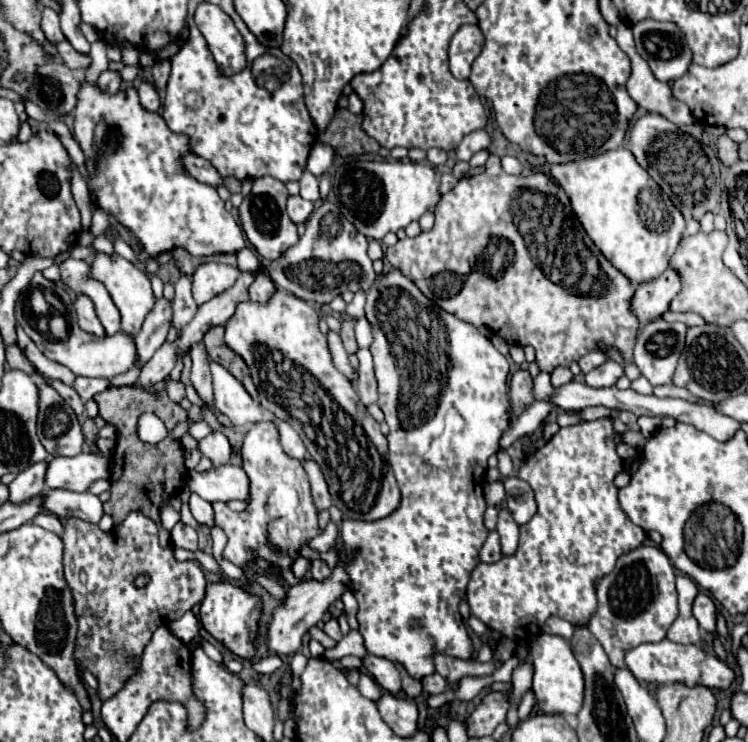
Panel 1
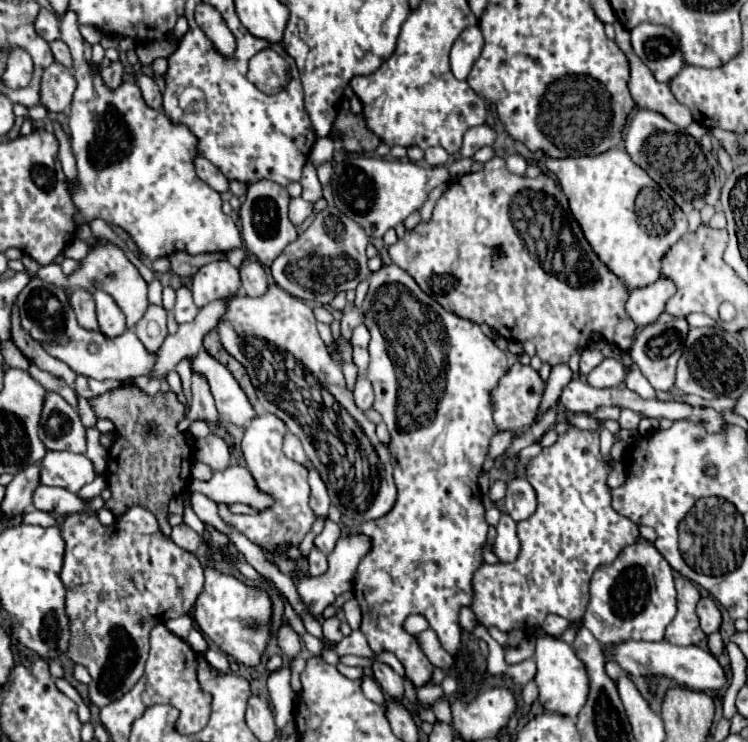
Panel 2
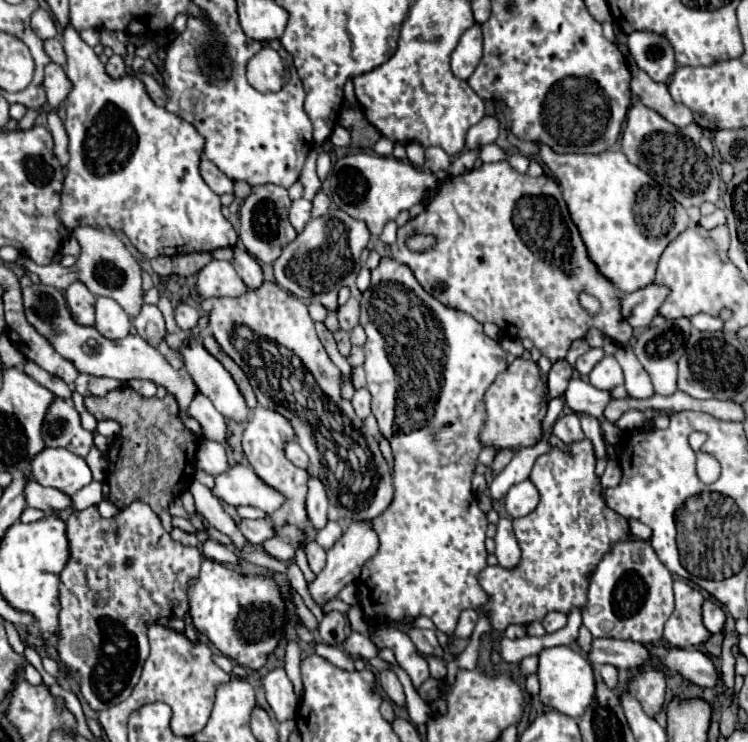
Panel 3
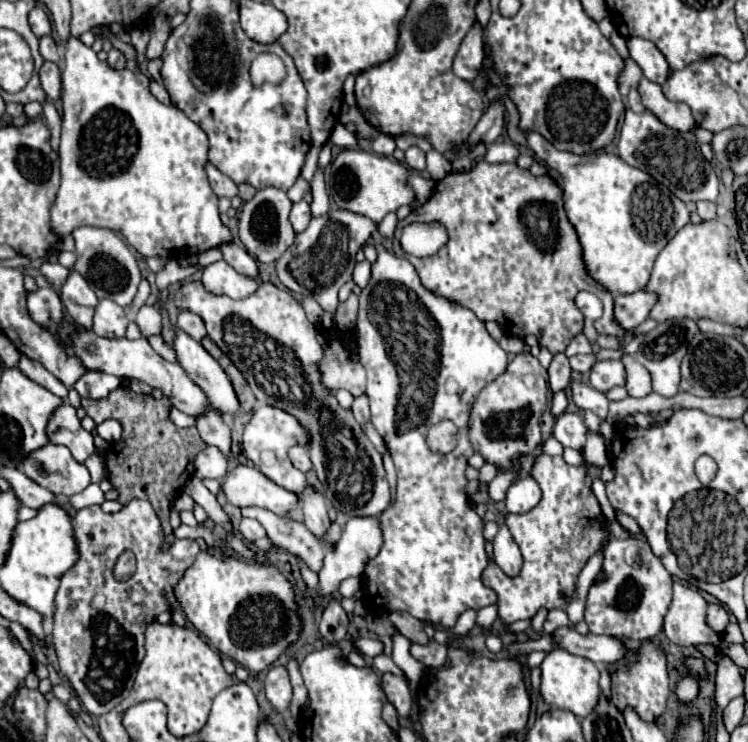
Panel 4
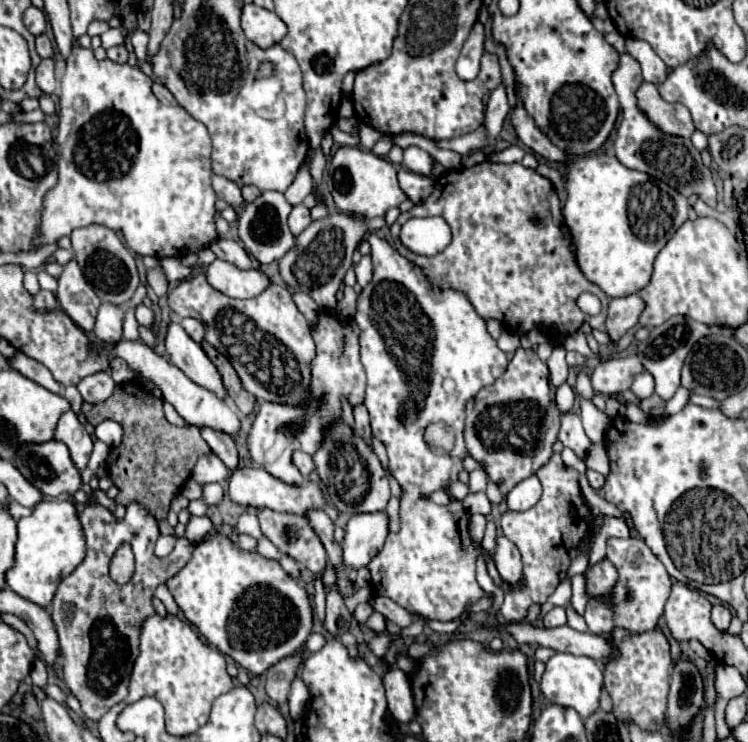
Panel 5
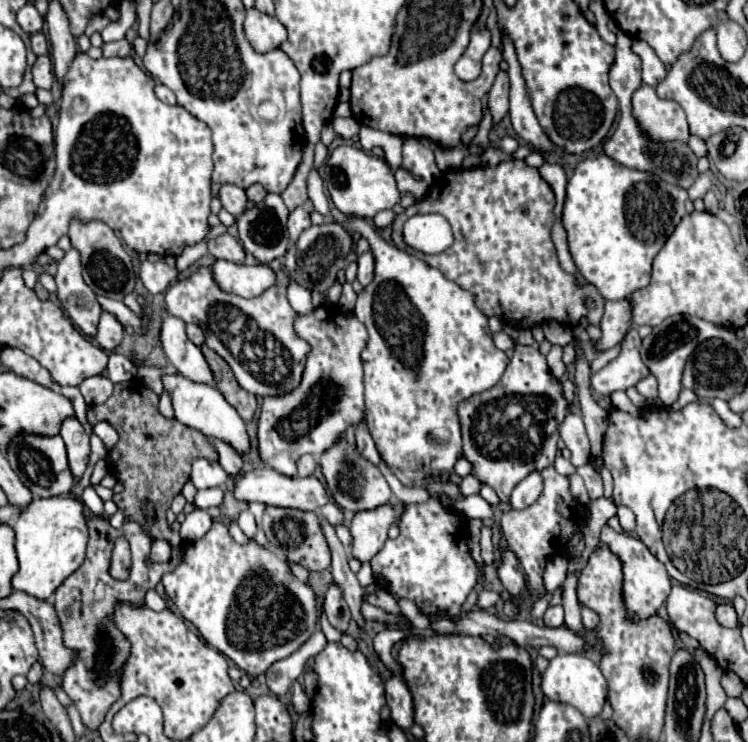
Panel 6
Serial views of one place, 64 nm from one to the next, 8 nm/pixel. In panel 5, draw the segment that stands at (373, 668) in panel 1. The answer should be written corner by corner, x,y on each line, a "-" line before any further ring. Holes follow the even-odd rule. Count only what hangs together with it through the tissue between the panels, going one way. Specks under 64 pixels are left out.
400,668
390,670
384,676
384,688
386,688
386,698
388,698
388,710
392,712
394,720
408,724
416,714
408,676

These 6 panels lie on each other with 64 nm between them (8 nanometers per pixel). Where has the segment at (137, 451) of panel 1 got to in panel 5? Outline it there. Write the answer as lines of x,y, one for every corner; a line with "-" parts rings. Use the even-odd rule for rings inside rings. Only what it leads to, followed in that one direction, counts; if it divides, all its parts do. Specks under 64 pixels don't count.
136,382
118,384
108,400
100,404
84,404
82,412
92,426
110,418
124,430
122,444
114,448
106,460
110,478
120,490
116,502
122,506
128,506
132,502
146,506
148,514
156,518
160,534
174,536
174,528
166,522
170,502
180,492
182,484
190,478
196,460
210,454
210,448
206,448
206,442
200,436
200,430
182,430
180,426
166,424
160,400

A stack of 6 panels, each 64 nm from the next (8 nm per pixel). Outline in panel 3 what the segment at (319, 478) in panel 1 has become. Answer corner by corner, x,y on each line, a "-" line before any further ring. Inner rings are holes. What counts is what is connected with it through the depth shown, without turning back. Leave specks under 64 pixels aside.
310,478
308,494
306,494
306,512
308,512
308,522
314,530
322,530
326,526
326,522
328,522
326,510
328,510
326,490
320,480

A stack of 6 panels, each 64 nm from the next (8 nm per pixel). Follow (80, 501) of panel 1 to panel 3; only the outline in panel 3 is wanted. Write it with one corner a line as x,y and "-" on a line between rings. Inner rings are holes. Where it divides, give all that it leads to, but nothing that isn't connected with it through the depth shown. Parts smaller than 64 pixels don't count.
28,478
24,486
24,498
30,508
38,508
42,512
62,512
72,506
70,496
60,494
60,490
52,490
46,486
40,486
36,480

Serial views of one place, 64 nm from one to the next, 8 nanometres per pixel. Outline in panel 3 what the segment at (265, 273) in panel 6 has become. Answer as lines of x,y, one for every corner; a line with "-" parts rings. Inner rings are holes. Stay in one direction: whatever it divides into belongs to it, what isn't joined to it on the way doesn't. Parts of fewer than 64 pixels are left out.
212,260
210,264
206,264
198,272
196,290
204,298
212,298
212,296
232,296
232,298
236,298
236,296
242,296
242,294
248,292
246,284
234,272
232,264
220,262
220,260

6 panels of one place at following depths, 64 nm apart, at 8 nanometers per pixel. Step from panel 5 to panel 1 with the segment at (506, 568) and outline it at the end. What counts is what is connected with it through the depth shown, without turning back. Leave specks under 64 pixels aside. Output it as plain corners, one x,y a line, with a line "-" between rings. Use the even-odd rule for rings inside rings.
506,508
500,510
496,532
500,534
500,548
504,556
512,556
518,548
518,524
514,522
512,514
508,514

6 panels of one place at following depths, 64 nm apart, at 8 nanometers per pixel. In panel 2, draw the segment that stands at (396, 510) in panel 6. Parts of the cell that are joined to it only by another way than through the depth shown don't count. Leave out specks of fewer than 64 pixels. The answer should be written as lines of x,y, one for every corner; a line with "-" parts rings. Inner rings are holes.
348,534
348,536
342,536
336,542
336,548
328,554
328,570
324,574
320,574
320,576
306,576
306,578
302,578
302,582
298,584
298,592
300,592
304,604
308,604
308,610
314,616
320,616
322,610
330,602
334,602
342,592
352,590
356,568
358,568
360,560
370,552
370,548
372,548
372,540
366,534

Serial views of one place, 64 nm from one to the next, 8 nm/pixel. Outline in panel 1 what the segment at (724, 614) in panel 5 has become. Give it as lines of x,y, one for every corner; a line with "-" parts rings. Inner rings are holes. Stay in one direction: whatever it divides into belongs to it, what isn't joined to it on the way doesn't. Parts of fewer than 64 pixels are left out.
702,592
698,594
698,598
694,602
694,616
696,616
696,620
698,620
698,624
700,624
702,630
716,632
718,610
716,610
716,606
714,606
714,602
712,602
710,596
706,596

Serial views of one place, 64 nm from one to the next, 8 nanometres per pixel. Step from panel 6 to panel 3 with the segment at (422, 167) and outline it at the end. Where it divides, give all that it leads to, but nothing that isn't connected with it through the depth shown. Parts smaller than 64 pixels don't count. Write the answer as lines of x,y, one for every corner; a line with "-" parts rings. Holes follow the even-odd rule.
410,142
406,146
406,154
408,154
408,160
416,166
416,168
422,168
424,166
424,148
418,144
418,142

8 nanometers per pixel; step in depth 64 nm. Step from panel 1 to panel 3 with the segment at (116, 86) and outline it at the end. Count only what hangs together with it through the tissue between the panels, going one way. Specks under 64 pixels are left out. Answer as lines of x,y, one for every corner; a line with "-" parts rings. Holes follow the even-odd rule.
112,54
108,58
108,64
106,64
106,70
110,76
118,78
118,76
124,76
126,74
126,64
124,64
124,58
118,56
118,54

